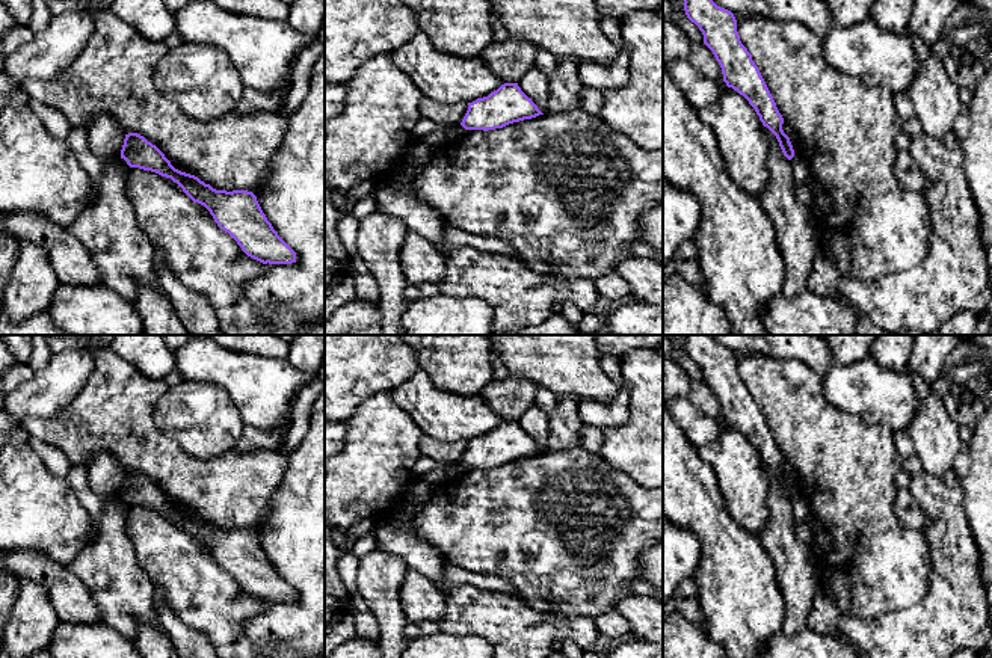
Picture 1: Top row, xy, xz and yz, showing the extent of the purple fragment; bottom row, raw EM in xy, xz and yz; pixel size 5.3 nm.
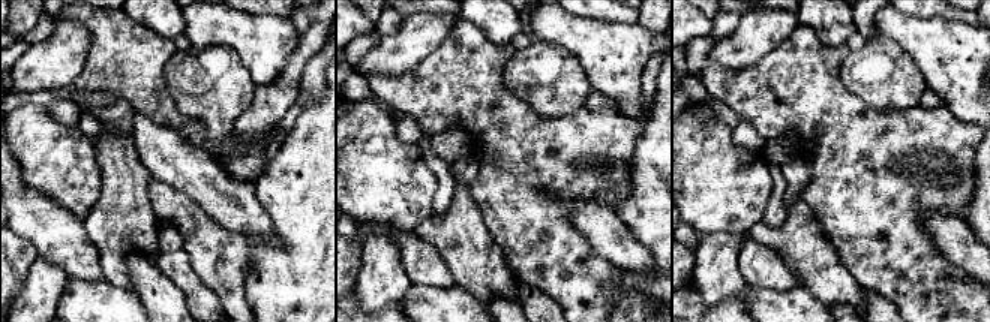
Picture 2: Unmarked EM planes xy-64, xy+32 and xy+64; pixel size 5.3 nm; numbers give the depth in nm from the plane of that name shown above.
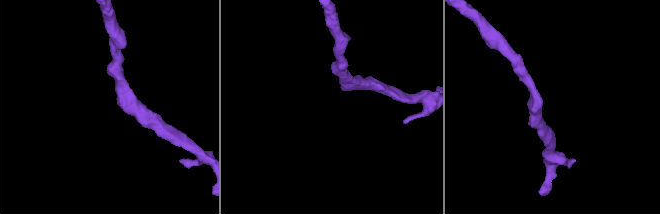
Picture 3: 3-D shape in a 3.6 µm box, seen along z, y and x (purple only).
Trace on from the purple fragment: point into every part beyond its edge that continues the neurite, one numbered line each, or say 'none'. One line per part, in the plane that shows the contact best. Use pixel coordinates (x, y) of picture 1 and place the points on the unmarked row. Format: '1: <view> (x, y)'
none

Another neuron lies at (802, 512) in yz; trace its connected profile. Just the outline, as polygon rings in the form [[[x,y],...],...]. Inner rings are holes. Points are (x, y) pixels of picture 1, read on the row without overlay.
[[[794,494],[791,497],[791,504],[794,509],[796,521],[802,521],[802,522],[811,522],[812,521],[811,509],[809,509],[806,500],[802,497],[802,494]]]

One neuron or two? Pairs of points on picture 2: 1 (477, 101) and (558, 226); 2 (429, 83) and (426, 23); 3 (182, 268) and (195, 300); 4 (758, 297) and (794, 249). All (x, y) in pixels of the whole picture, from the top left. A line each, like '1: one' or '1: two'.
1: one
2: two
3: one
4: two

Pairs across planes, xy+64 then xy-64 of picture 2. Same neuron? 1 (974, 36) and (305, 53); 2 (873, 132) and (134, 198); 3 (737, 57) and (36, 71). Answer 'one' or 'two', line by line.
1: two
2: two
3: one

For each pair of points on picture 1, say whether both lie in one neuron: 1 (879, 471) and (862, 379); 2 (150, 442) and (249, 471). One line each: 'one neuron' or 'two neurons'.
1: two neurons
2: one neuron

